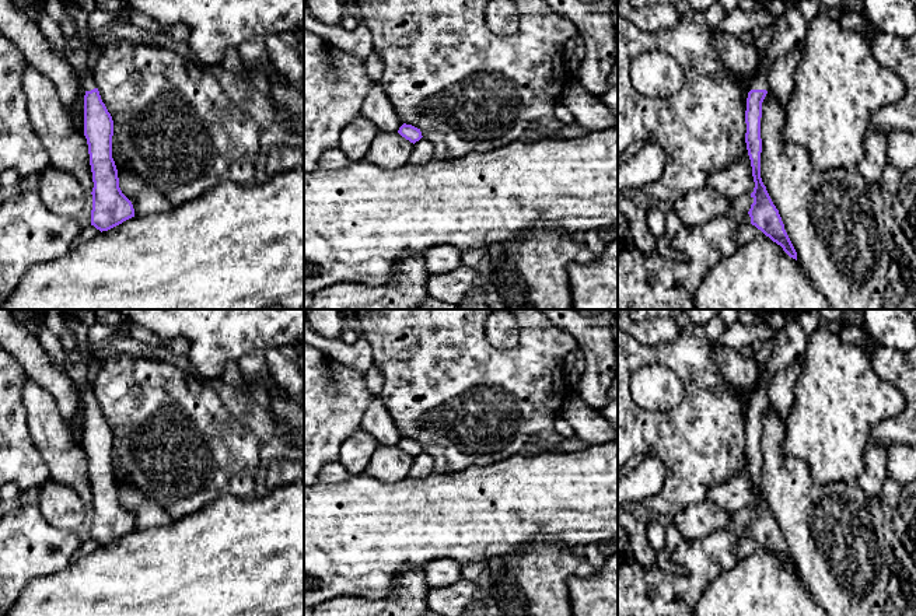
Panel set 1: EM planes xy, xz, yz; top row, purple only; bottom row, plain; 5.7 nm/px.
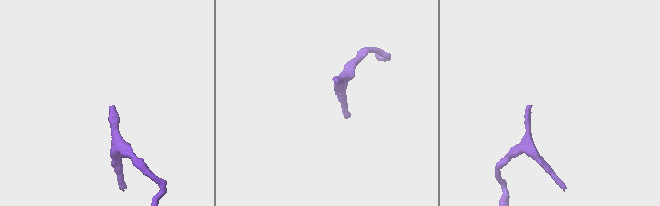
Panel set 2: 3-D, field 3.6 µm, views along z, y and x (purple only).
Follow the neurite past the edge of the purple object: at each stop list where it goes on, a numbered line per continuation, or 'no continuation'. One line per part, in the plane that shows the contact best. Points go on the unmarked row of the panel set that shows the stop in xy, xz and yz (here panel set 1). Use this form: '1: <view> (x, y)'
1: yz (759, 395)

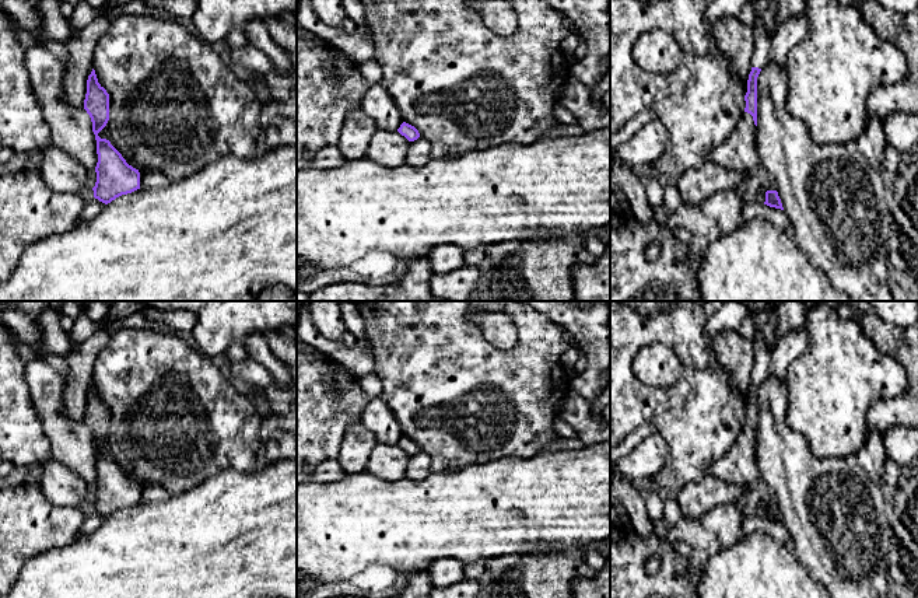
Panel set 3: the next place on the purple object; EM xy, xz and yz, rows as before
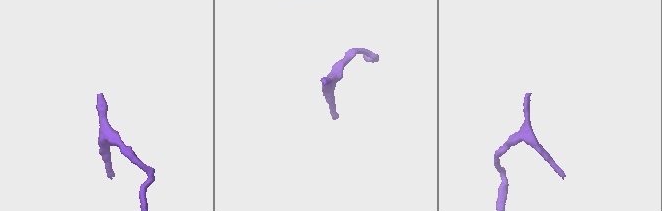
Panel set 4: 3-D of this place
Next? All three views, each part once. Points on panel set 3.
1: yz (763, 349)

